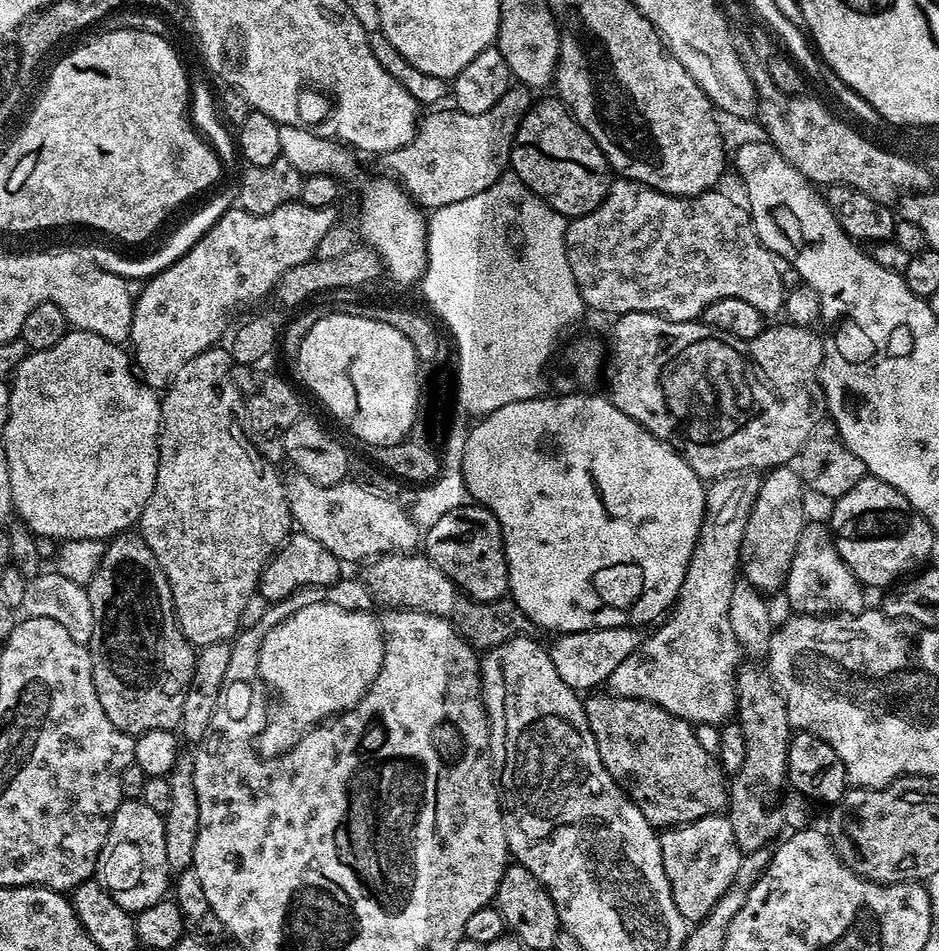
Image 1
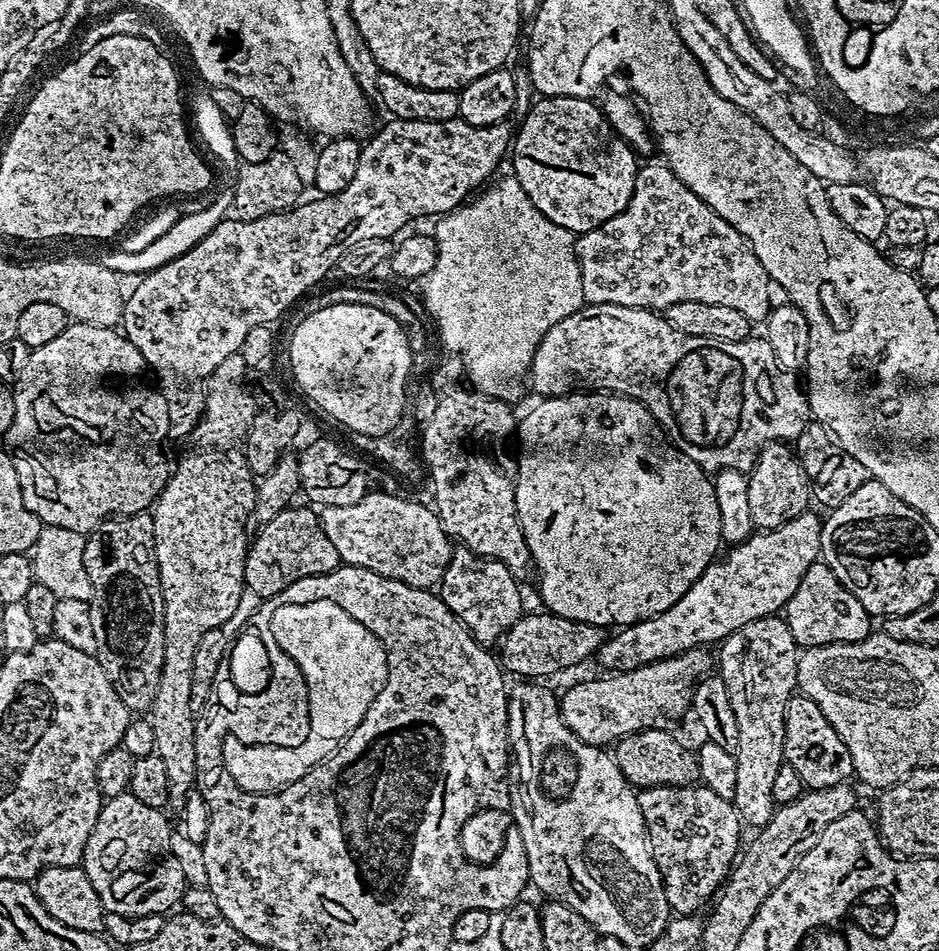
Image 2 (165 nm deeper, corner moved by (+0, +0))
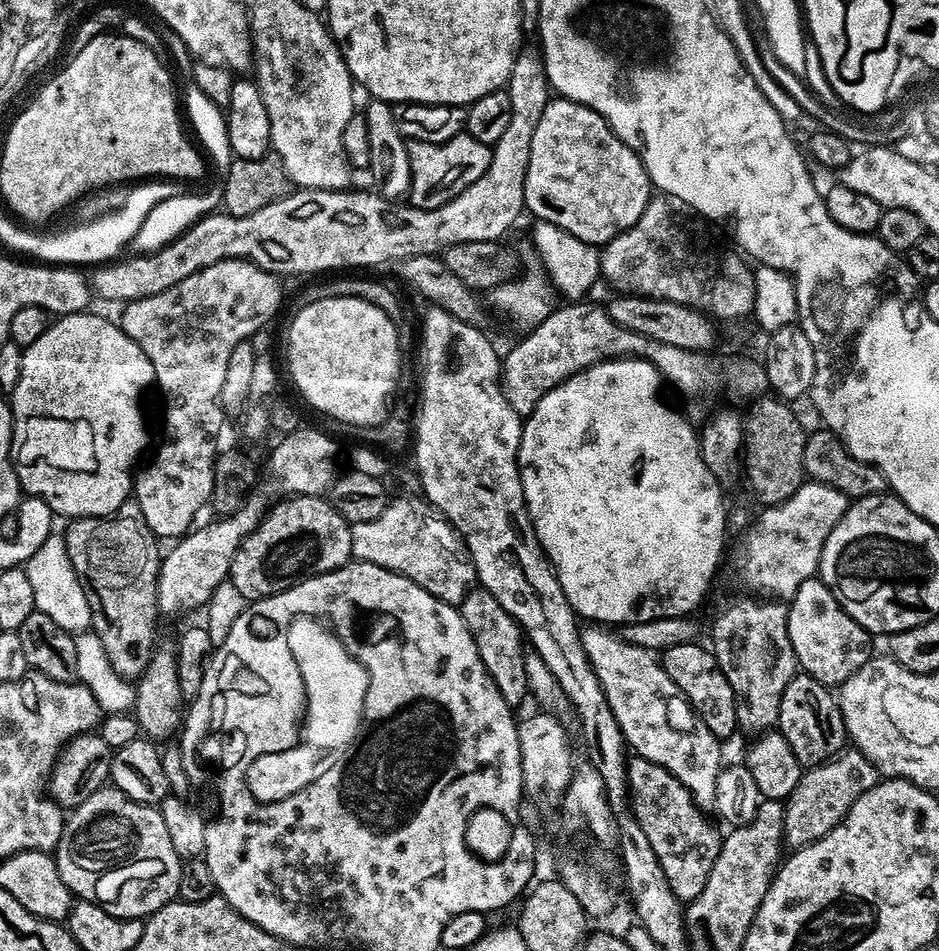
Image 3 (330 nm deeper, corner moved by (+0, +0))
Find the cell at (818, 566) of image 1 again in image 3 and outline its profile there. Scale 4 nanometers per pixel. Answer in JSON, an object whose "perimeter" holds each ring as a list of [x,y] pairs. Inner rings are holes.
{"perimeter":[[[818,578],[802,582],[788,604],[790,646],[794,646],[796,663],[807,675],[829,686],[839,686],[865,664],[873,651],[873,637],[834,598]]]}

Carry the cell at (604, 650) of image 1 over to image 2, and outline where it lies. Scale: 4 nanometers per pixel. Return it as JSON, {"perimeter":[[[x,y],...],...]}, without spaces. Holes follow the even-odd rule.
{"perimeter":[[[803,512],[777,528],[753,531],[746,542],[731,545],[728,553],[713,559],[670,610],[613,631],[616,633],[605,639],[595,659],[609,673],[629,672],[691,648],[715,645],[742,626],[787,609],[798,582],[802,582],[802,574],[821,559],[822,520],[814,512]]]}

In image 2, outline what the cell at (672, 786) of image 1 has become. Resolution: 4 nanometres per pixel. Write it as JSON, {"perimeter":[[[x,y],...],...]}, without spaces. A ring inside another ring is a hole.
{"perimeter":[[[643,728],[640,732],[635,732],[615,741],[614,749],[616,748],[616,752],[614,751],[614,759],[616,765],[622,770],[622,774],[628,779],[628,783],[633,788],[637,790],[641,788],[657,788],[658,786],[687,788],[699,781],[700,771],[698,770],[695,751],[691,747],[688,749],[678,737],[671,736],[670,733],[671,731],[663,728]]]}

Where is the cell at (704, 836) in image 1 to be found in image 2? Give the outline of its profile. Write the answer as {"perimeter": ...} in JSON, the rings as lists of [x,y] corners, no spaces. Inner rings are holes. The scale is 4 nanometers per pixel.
{"perimeter":[[[703,786],[641,788],[638,792],[638,806],[642,810],[642,818],[648,831],[650,850],[654,854],[654,862],[658,866],[660,877],[664,883],[664,893],[669,909],[682,916],[699,913],[701,911],[699,908],[704,903],[707,905],[719,893],[741,851],[740,831],[742,831],[742,825],[736,807],[731,800],[718,798],[718,794],[714,794],[714,790]]]}

